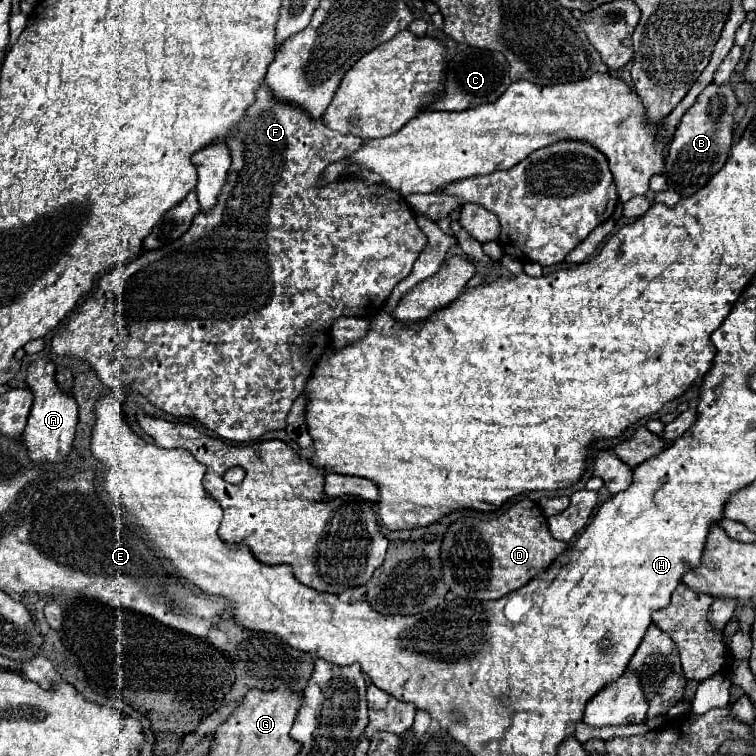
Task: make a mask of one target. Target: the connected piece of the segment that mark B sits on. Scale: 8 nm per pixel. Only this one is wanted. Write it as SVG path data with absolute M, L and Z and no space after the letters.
M709 84L695 100L695 104L683 114L665 160L669 188L677 190L681 196L691 196L701 190L711 176L723 168L733 144L733 114L739 102L735 90L729 84Z

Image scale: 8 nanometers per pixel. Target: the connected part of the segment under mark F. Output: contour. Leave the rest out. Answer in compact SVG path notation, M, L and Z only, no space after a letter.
M263 82L255 96L255 104L247 108L247 116L243 116L239 128L227 142L233 162L227 172L227 184L219 194L219 204L215 204L211 212L197 212L191 228L179 240L159 250L145 252L139 258L131 260L129 264L105 274L99 280L95 298L91 292L89 298L69 316L67 324L61 326L59 332L53 336L51 342L53 350L57 354L71 354L87 360L97 372L99 380L109 388L113 390L123 386L135 388L163 412L173 416L195 418L199 424L217 432L225 440L253 442L269 430L285 428L285 418L291 404L303 392L303 386L311 376L313 362L319 358L321 350L329 344L333 320L341 316L373 318L385 306L393 288L411 274L415 260L427 248L427 236L417 226L409 204L401 200L397 192L381 186L367 186L363 184L363 180L359 178L353 180L347 176L323 188L317 186L317 176L325 170L325 166L341 158L347 158L351 152L359 150L361 144L363 144L361 138L353 134L339 134L327 128L321 118L319 120L311 118L303 108L297 108L295 104L283 104L283 100L271 100L271 96L267 96L267 84Z

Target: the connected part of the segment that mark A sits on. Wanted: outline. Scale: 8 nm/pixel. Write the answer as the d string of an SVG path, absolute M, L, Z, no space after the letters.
M35 360L27 368L25 384L33 392L33 408L29 412L23 440L29 446L29 456L33 462L63 462L71 450L77 426L77 402L67 392L59 392L55 384L55 364L51 360Z

